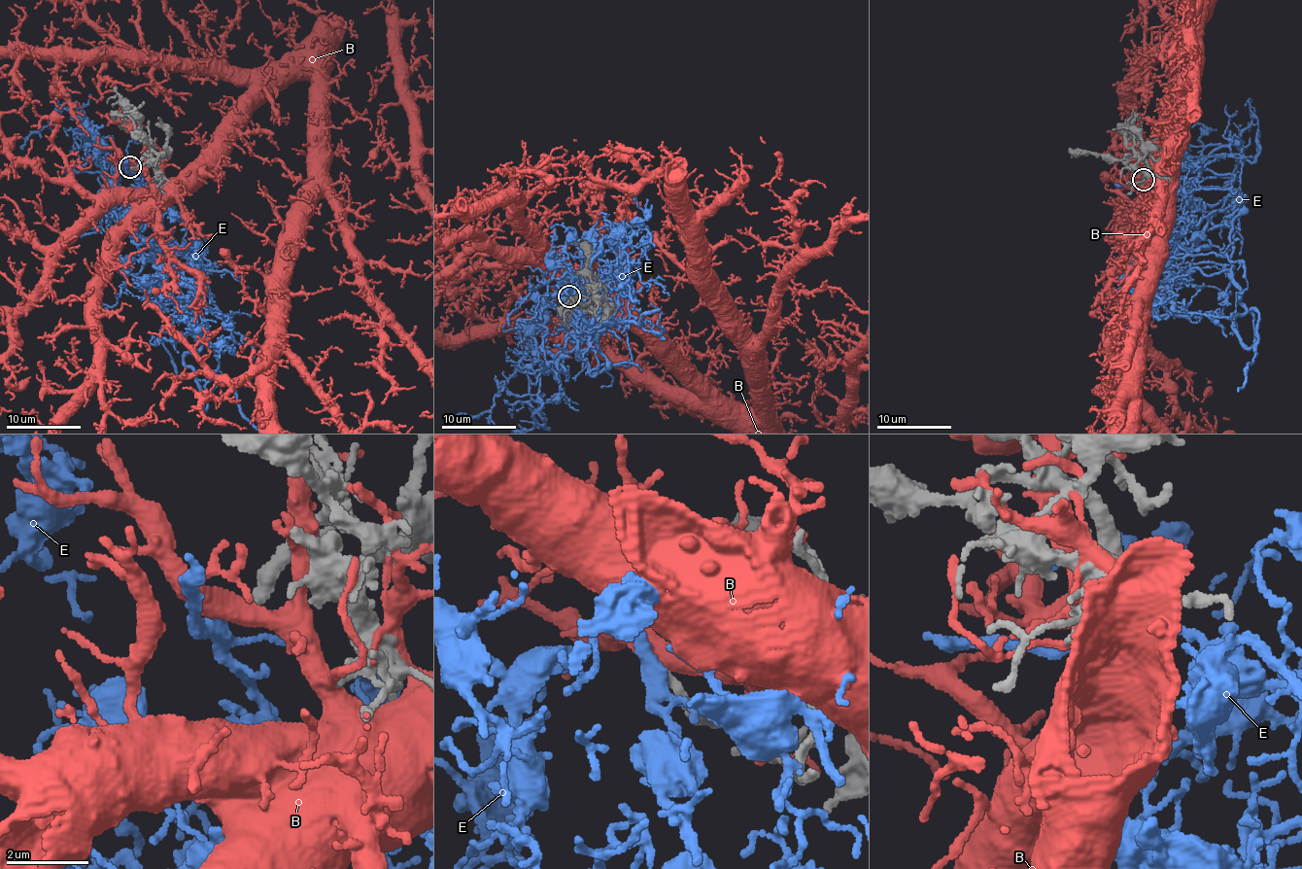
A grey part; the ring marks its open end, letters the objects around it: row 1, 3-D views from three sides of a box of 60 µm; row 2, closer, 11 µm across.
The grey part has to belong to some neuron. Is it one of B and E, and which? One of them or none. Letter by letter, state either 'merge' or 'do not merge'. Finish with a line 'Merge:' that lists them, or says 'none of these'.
B: do not merge
E: do not merge
Merge: none of these

